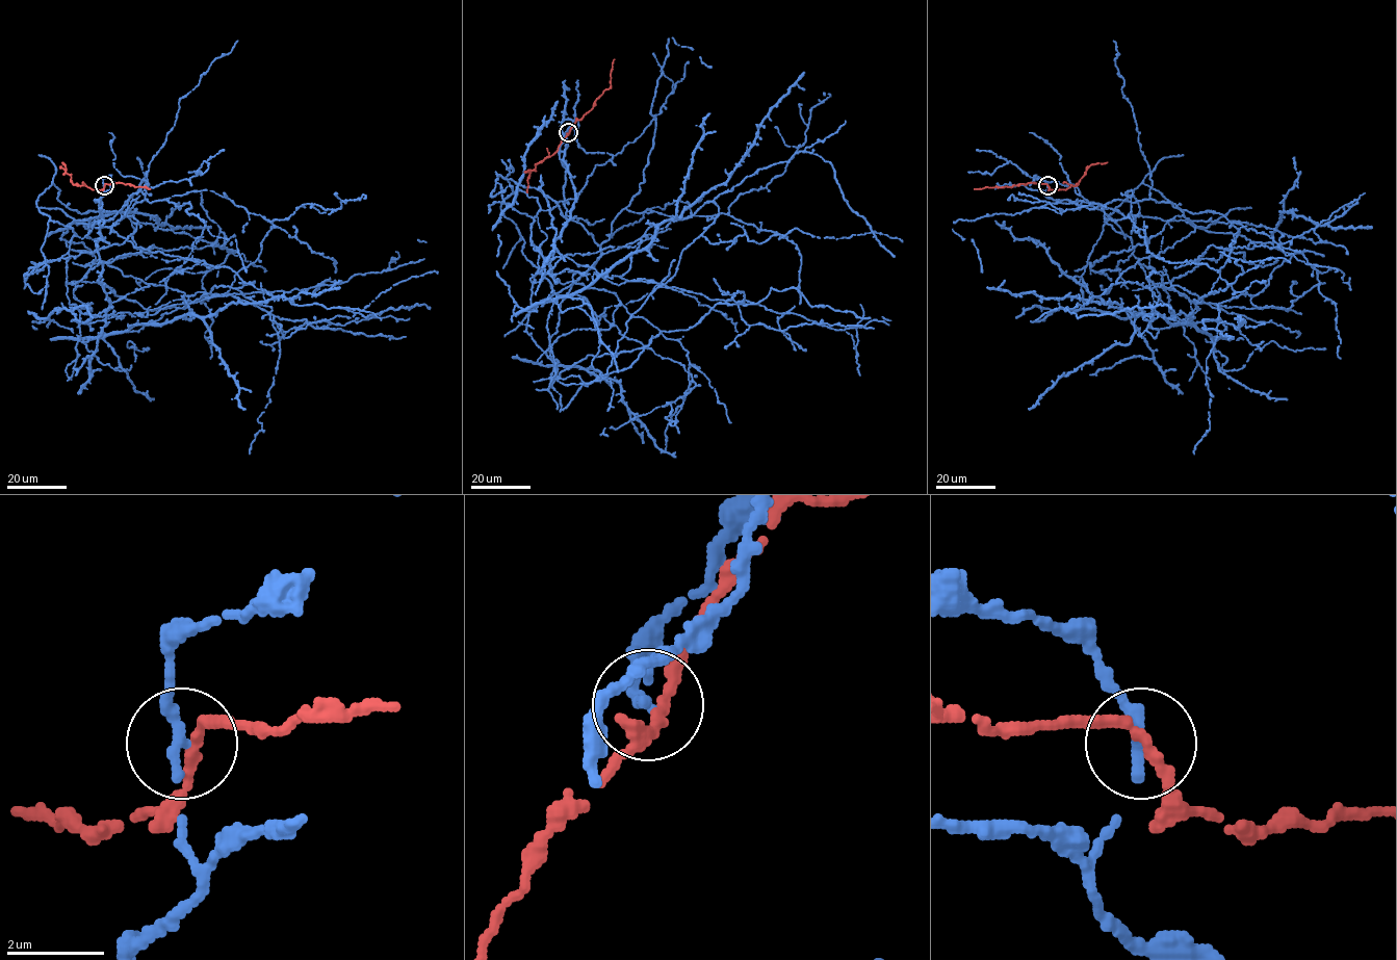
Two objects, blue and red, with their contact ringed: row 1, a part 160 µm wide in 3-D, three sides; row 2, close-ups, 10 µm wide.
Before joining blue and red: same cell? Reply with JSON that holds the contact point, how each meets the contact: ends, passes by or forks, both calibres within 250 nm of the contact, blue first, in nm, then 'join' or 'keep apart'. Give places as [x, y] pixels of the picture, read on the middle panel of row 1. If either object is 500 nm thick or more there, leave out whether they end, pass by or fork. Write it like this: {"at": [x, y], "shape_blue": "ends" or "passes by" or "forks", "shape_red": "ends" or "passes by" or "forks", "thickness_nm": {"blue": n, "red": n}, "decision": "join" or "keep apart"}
{"at": [568, 132], "shape_blue": "ends", "shape_red": "passes by", "thickness_nm": {"blue": 360, "red": 220}, "decision": "keep apart"}

